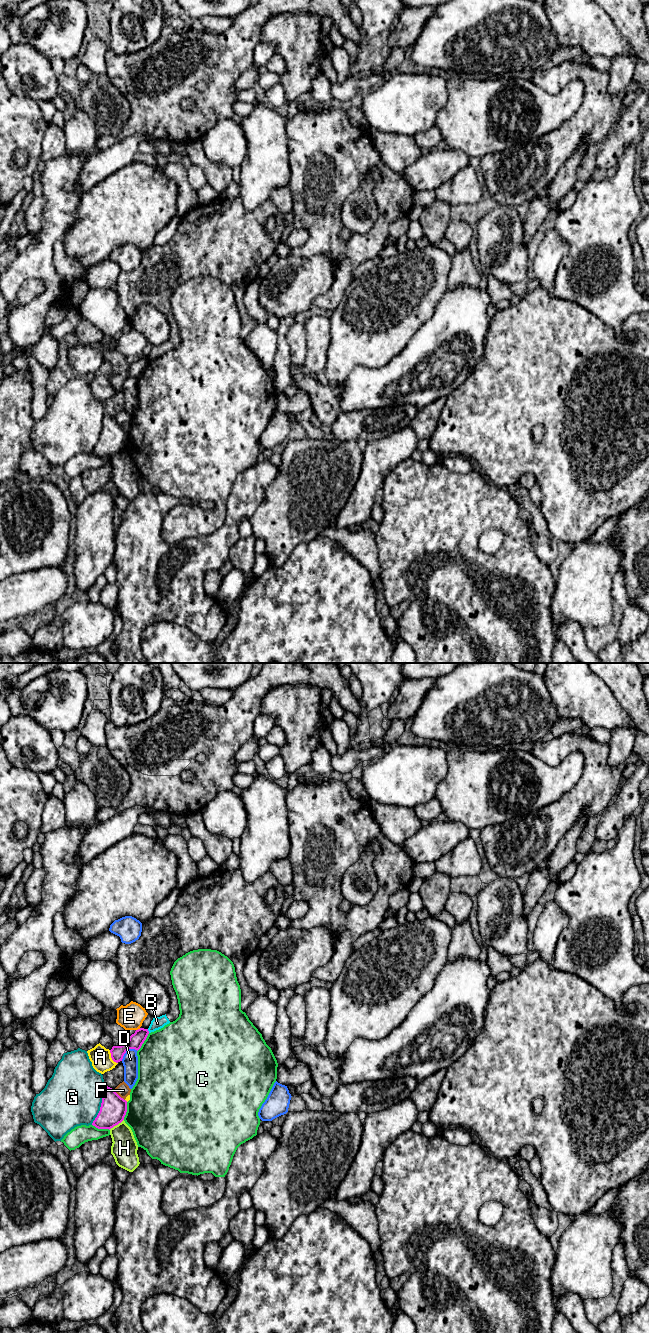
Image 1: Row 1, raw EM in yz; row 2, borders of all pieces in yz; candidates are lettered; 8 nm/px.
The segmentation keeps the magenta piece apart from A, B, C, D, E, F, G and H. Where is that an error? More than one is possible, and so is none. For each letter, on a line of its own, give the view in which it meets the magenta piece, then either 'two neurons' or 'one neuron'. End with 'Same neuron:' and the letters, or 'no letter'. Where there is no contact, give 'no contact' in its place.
A: contact in yz; two neurons
B: contact in yz; two neurons
C: contact in yz; two neurons
D: contact in yz; two neurons
E: contact in yz; two neurons
F: contact in yz; two neurons
G: contact in yz; two neurons
H: contact in yz; two neurons
Same neuron: no letter

